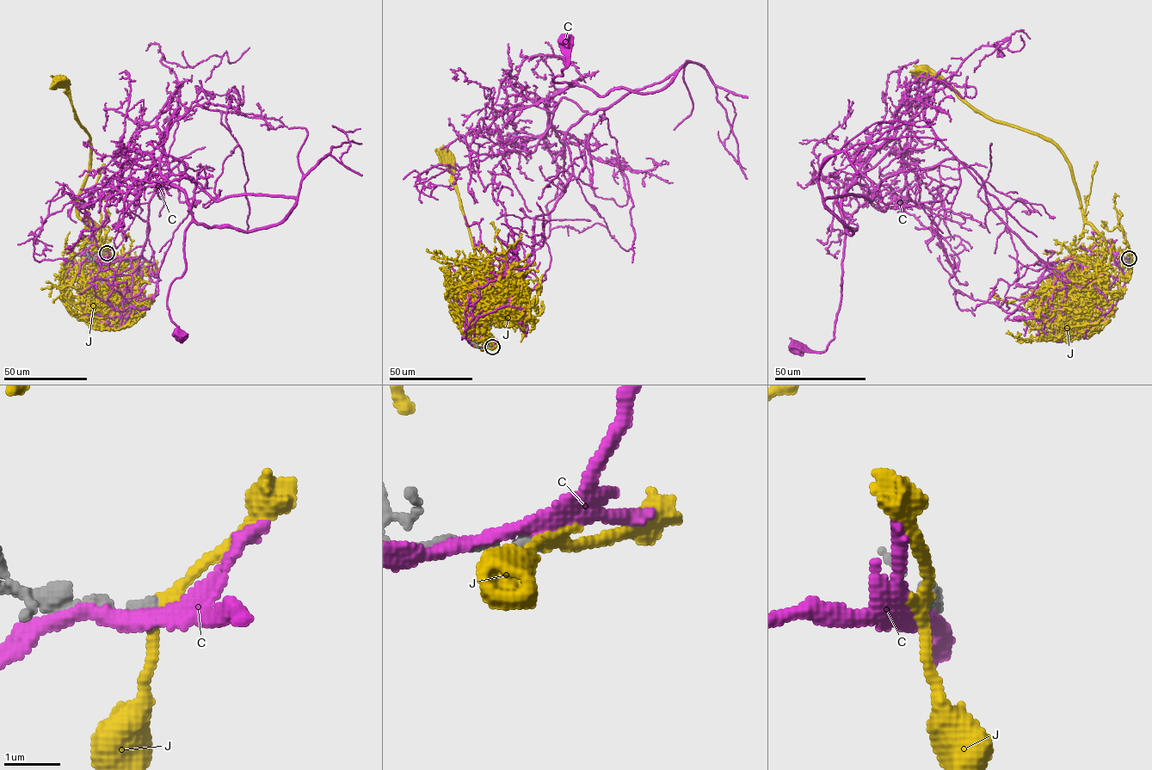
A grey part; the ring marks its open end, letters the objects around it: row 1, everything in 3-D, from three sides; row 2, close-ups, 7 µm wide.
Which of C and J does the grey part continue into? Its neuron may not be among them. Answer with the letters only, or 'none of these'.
none of these

